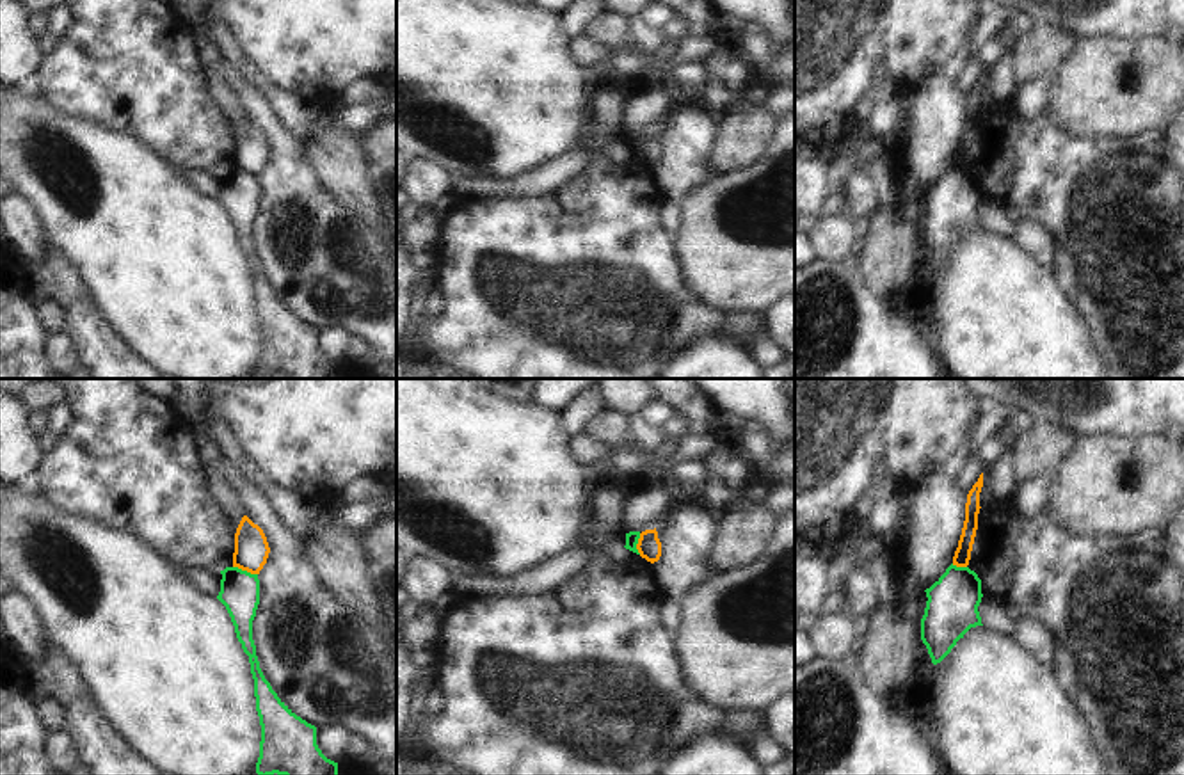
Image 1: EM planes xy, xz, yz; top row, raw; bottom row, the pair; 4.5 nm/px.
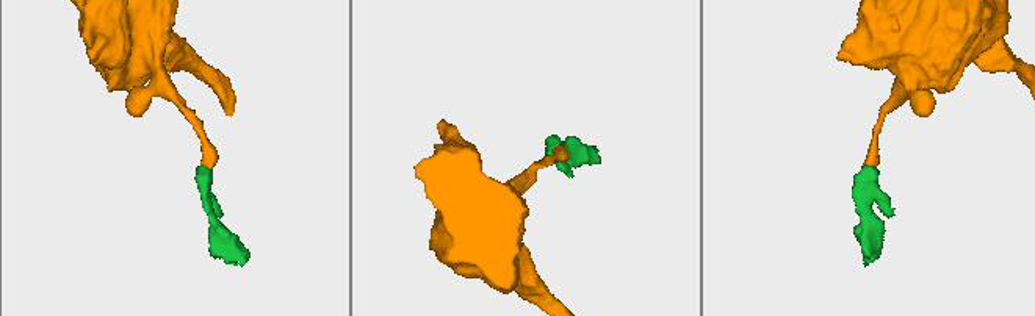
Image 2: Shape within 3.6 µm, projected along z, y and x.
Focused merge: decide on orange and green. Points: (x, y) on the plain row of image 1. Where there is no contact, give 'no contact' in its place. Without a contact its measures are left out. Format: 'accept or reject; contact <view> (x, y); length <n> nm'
reject; contact xy (246, 171); length 120 nm

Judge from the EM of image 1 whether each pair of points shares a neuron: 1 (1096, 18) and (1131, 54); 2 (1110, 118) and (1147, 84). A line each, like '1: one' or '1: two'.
1: two
2: one

